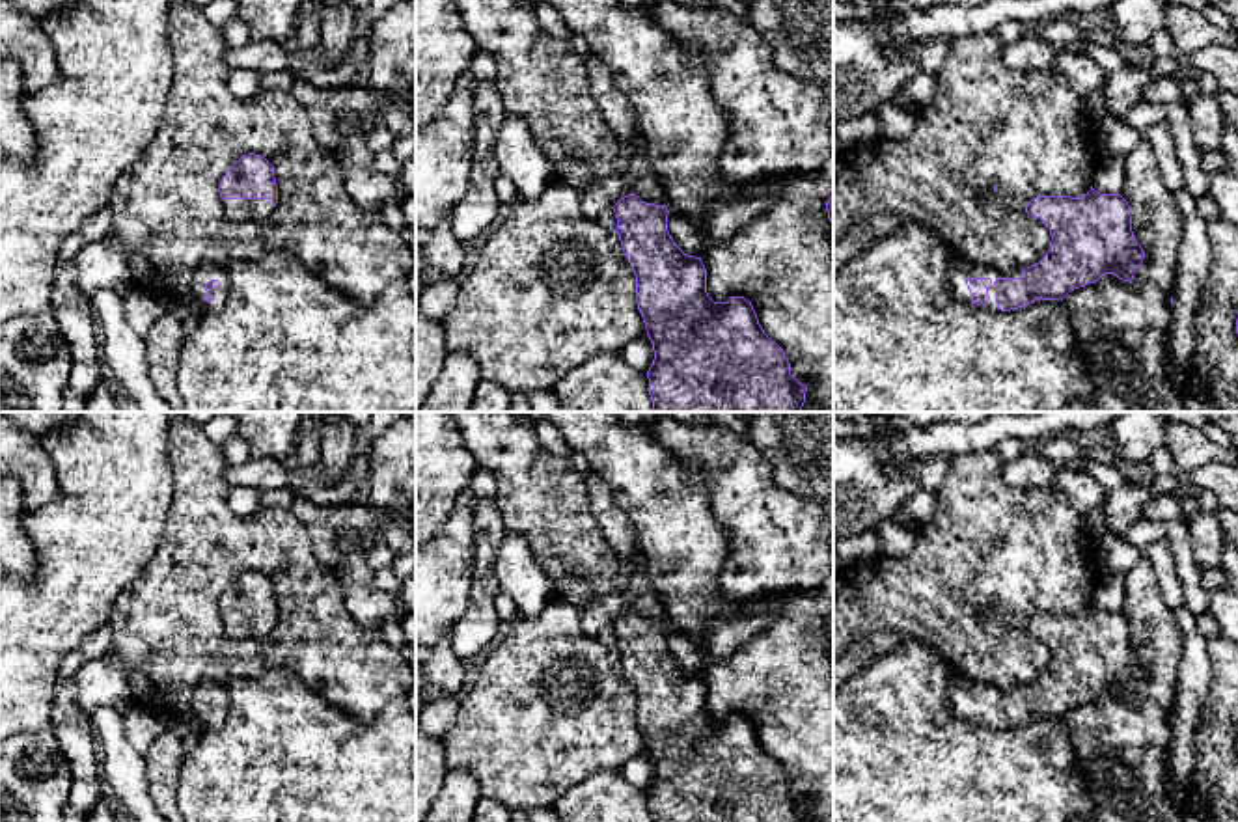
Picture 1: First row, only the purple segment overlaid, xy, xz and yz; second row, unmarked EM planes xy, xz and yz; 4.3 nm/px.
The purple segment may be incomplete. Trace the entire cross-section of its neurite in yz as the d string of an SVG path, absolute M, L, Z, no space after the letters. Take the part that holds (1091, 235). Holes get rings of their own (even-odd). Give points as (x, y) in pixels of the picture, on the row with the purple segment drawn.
M1091 190L1080 198L1037 196L1025 212L1040 218L1052 240L1046 255L1025 268L951 268L951 291L960 302L1011 311L1035 300L1063 300L1070 291L1115 274L1132 281L1145 259L1132 231L1130 205L1121 194Z

